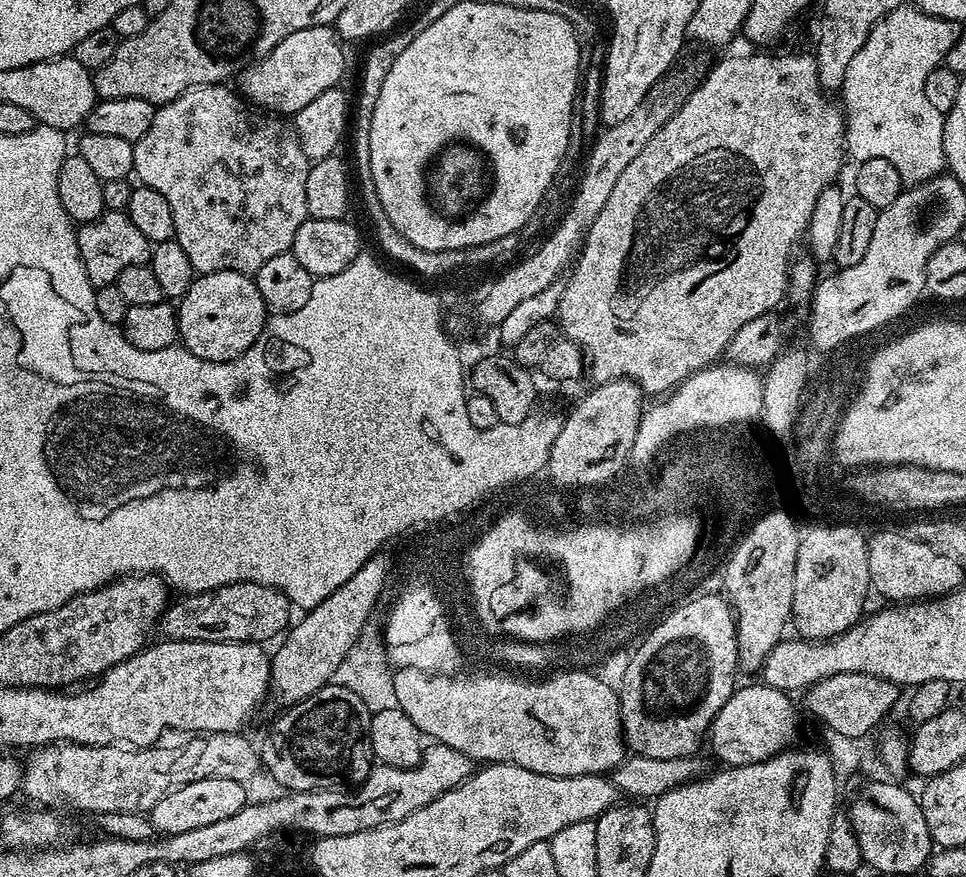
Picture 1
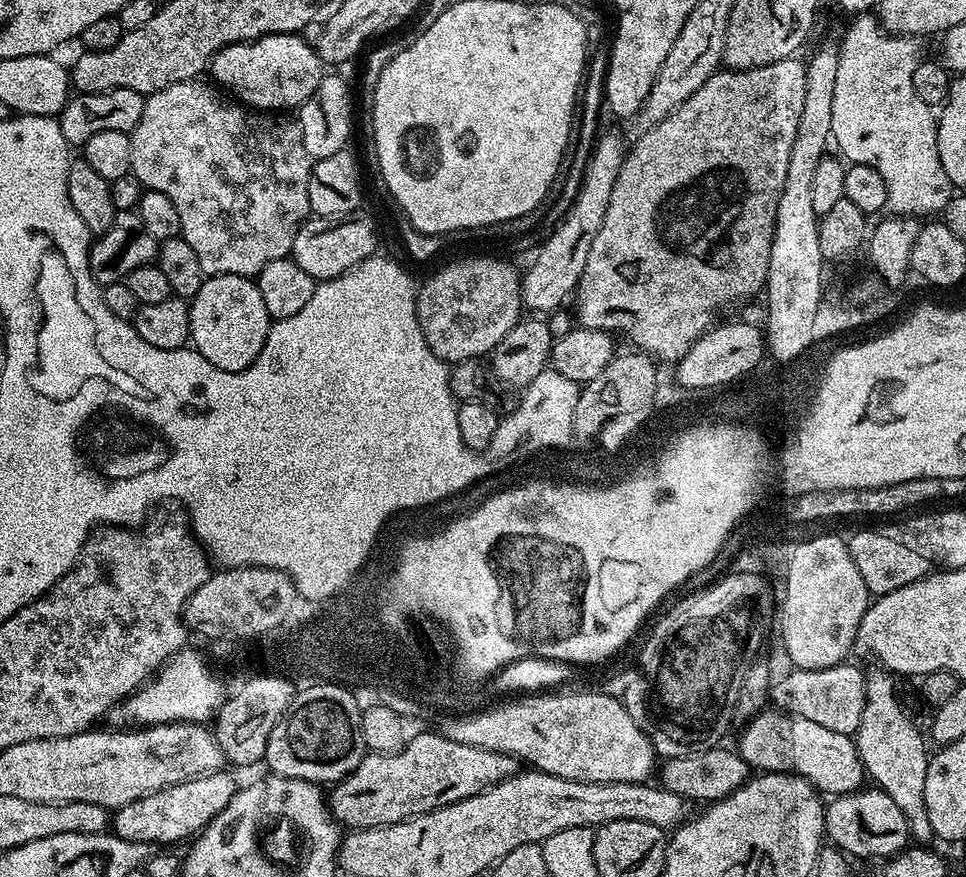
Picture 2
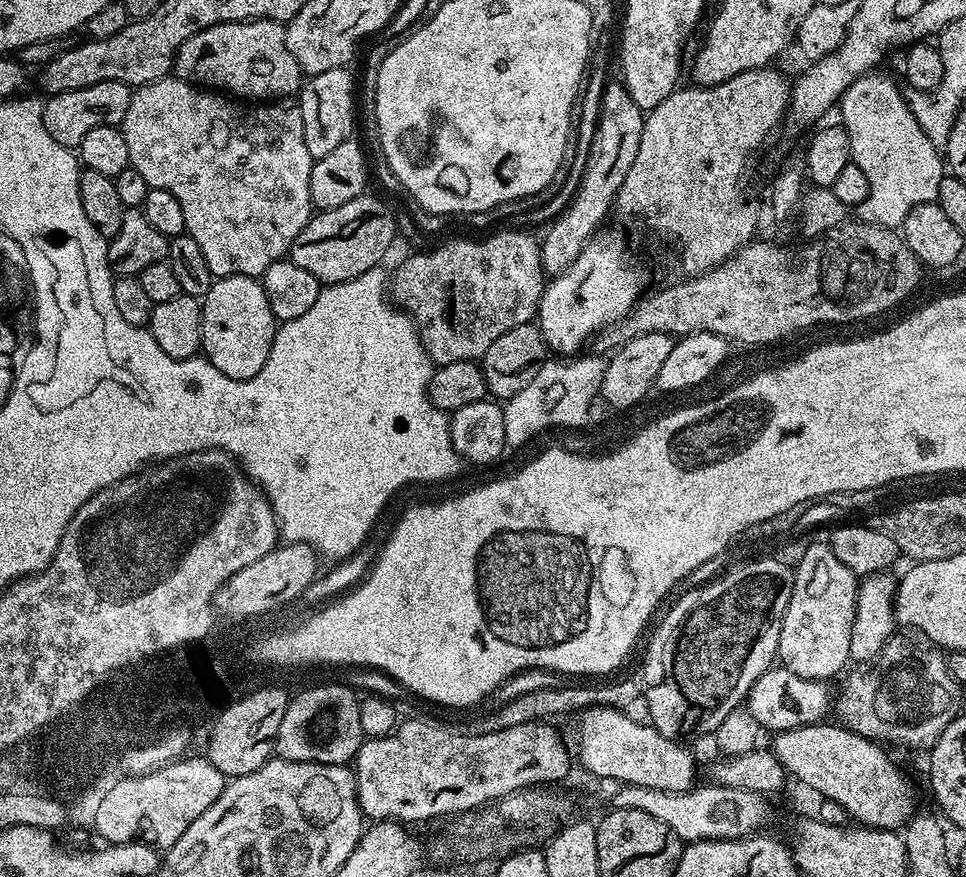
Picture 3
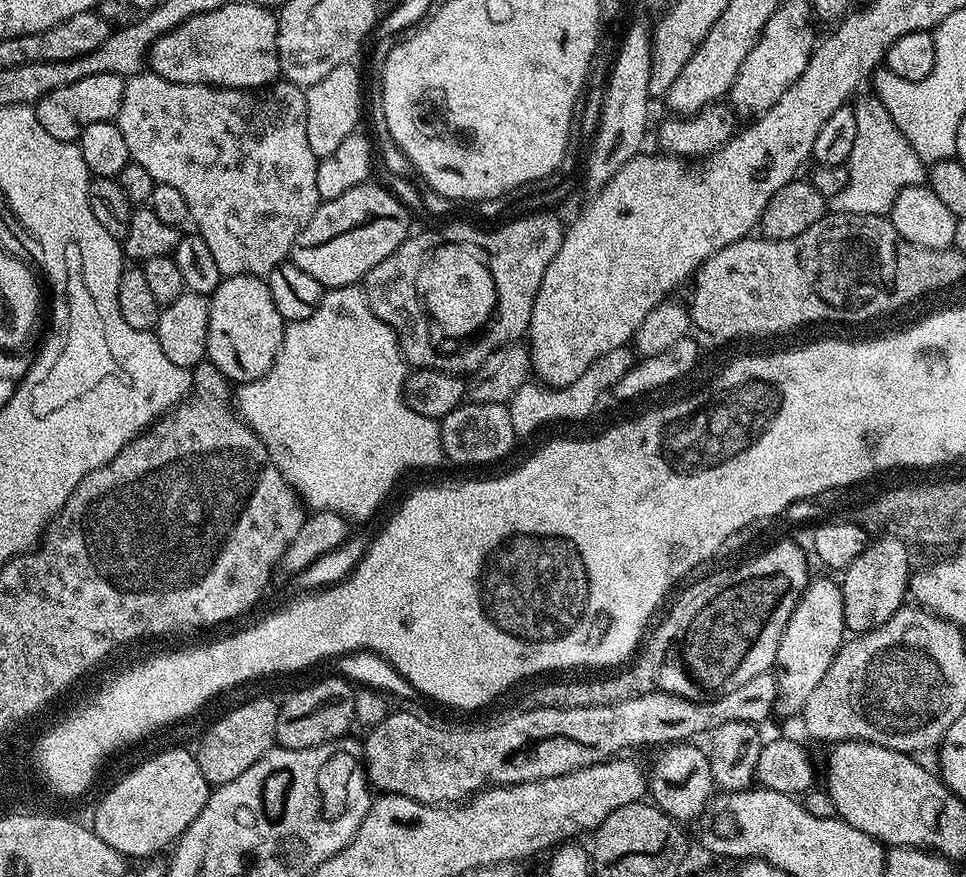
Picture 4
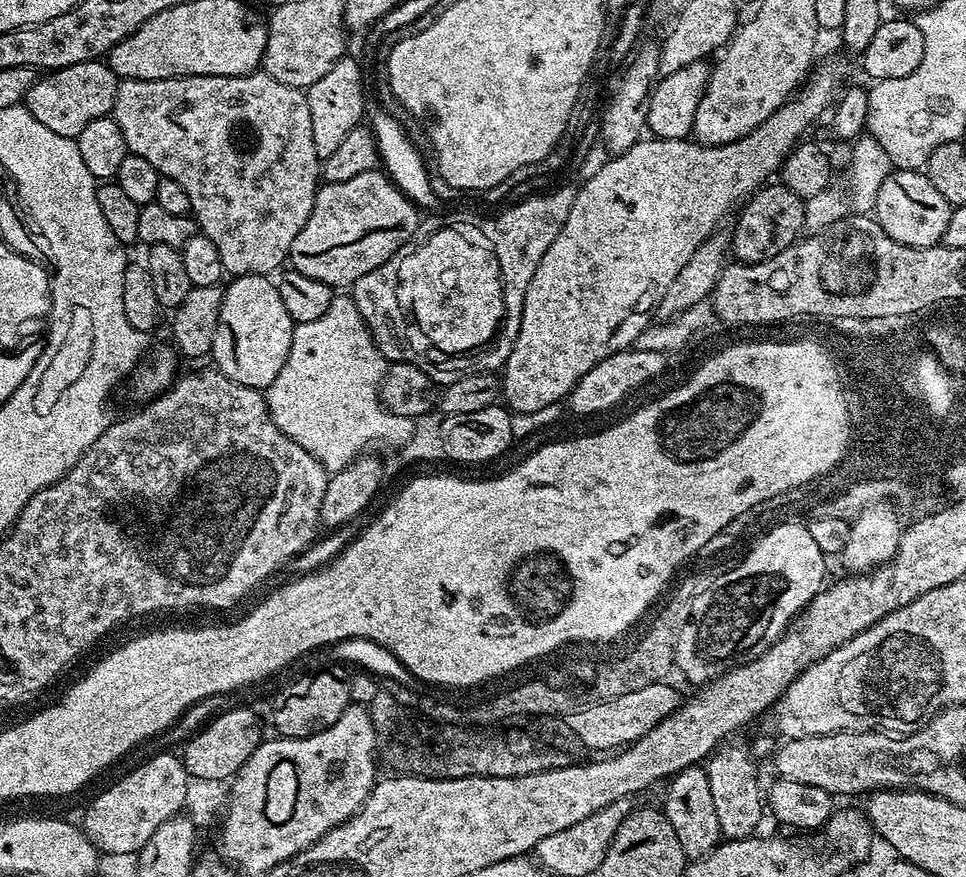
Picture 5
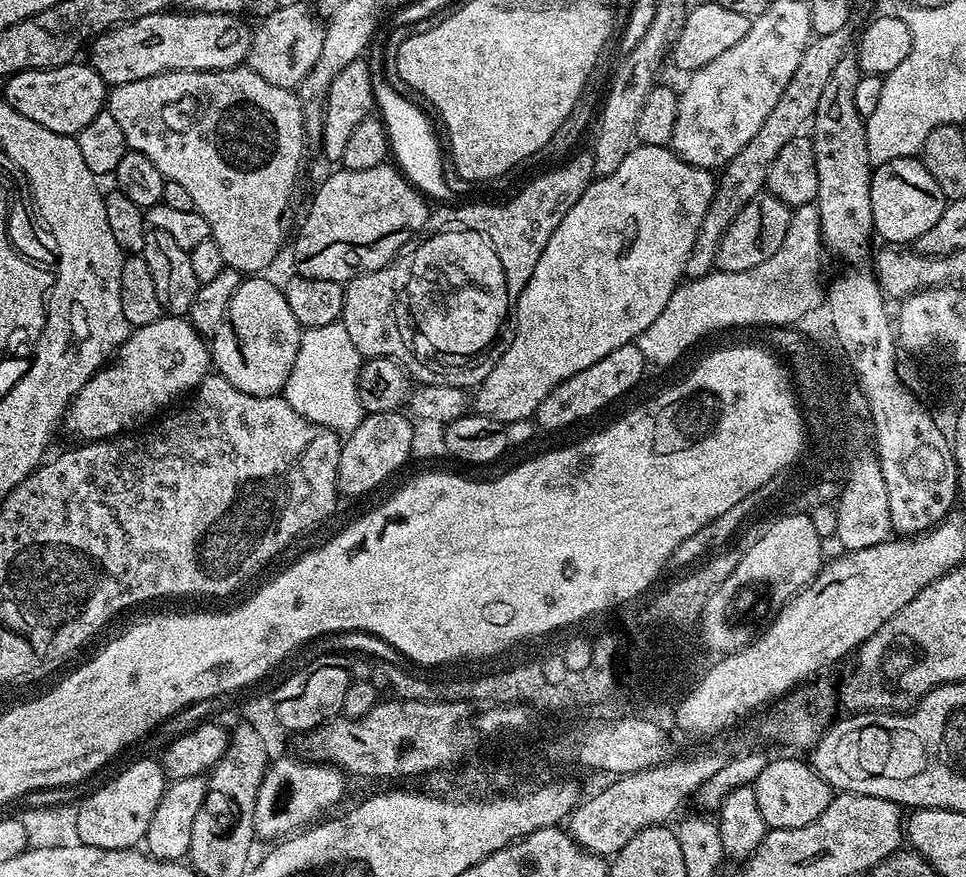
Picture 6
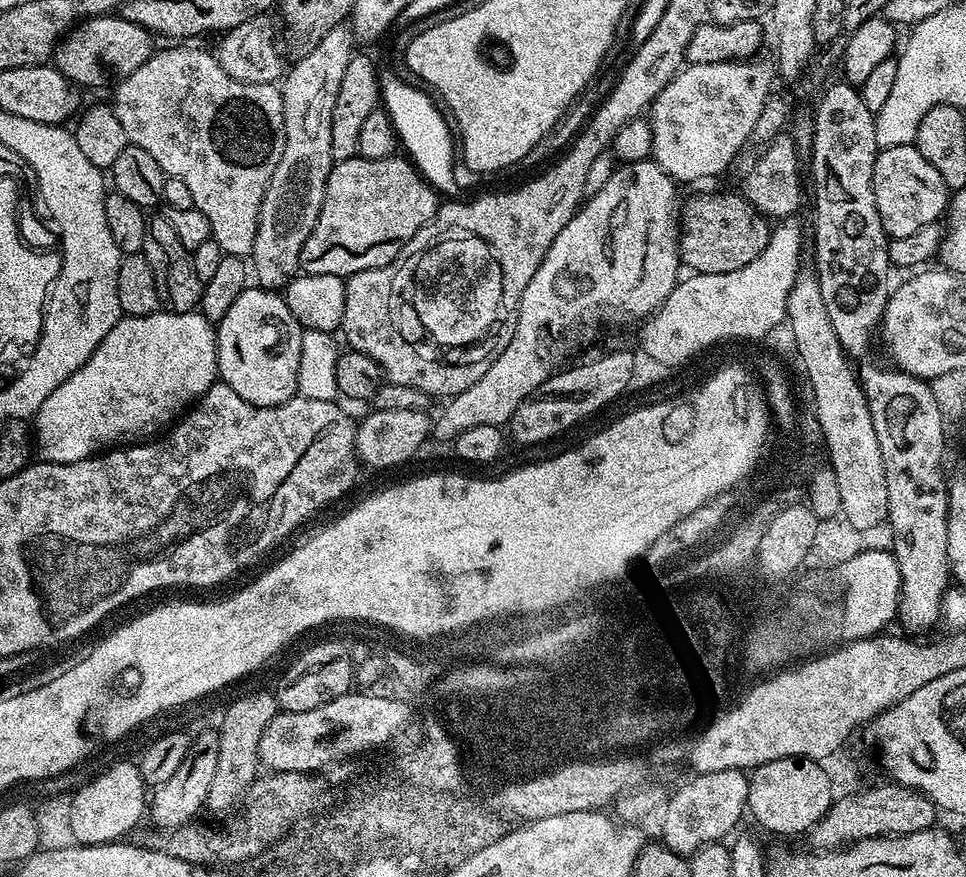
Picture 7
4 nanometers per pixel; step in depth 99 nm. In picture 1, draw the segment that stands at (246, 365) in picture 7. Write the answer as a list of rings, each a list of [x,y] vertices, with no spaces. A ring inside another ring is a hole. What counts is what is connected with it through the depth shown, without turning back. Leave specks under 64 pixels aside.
[[[230,270],[197,275],[190,290],[179,297],[178,315],[183,347],[210,362],[230,362],[246,354],[262,334],[266,319],[262,294],[258,294],[255,279]]]

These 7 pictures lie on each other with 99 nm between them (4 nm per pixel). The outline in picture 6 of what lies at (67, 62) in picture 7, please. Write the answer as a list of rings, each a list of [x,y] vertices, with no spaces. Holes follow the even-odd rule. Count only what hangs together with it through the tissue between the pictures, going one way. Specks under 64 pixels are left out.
[[[176,11],[146,14],[146,18],[119,24],[92,41],[90,63],[105,84],[138,82],[163,72],[212,72],[215,68],[234,68],[247,61],[253,29],[247,28],[239,15]]]

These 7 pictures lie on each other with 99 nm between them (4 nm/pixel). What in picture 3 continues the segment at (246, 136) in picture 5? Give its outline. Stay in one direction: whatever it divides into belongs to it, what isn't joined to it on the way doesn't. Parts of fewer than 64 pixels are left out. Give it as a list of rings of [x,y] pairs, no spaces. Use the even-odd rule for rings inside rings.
[[[165,78],[163,80],[155,80],[149,84],[141,84],[135,89],[130,98],[130,106],[126,110],[126,118],[118,125],[120,133],[126,138],[126,150],[130,150],[130,158],[128,159],[129,165],[138,170],[138,174],[142,174],[142,178],[146,178],[149,188],[157,188],[158,190],[170,190],[170,194],[174,194],[174,198],[178,198],[178,202],[182,202],[182,215],[186,218],[186,226],[184,227],[185,233],[190,238],[194,238],[194,242],[198,242],[199,248],[202,250],[203,256],[206,257],[206,266],[210,266],[213,277],[219,278],[222,276],[254,276],[257,278],[263,277],[264,272],[274,262],[285,259],[291,253],[292,243],[298,238],[298,234],[302,234],[302,230],[308,221],[314,215],[314,205],[310,198],[310,174],[312,173],[313,159],[310,150],[306,150],[306,142],[304,141],[304,131],[302,130],[302,114],[299,107],[293,106],[292,108],[288,102],[268,102],[263,106],[249,106],[244,102],[237,102],[235,99],[229,98],[224,94],[217,94],[212,90],[205,90],[203,87],[195,84],[189,84],[187,80],[179,78]]]

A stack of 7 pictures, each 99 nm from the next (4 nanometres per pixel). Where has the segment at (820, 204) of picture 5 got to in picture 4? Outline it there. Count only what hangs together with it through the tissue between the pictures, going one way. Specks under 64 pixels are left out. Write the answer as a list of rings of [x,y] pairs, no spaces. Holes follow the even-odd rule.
[[[875,94],[867,95],[857,95],[854,100],[858,134],[854,138],[854,150],[850,150],[850,158],[846,165],[848,181],[836,196],[831,197],[830,208],[832,212],[888,216],[894,206],[894,198],[898,198],[902,190],[925,183],[926,166],[920,161],[918,154],[914,154],[902,130],[894,126],[890,110],[882,106]]]

